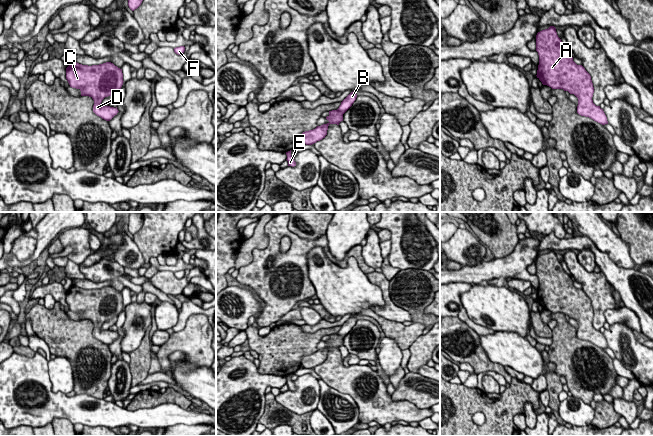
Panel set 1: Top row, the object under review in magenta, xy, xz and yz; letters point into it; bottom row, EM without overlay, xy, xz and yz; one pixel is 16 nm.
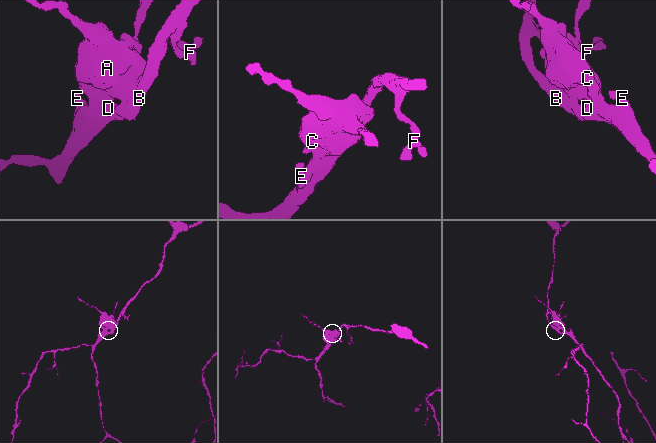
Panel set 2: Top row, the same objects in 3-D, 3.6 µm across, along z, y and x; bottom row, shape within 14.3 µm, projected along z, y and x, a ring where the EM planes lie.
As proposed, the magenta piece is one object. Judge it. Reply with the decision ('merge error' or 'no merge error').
no merge error

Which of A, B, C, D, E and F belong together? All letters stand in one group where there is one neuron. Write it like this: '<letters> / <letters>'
A B C D E F

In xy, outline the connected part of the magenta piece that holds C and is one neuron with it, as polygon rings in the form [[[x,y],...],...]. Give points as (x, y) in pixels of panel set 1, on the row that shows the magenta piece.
[[[72,61],[66,68],[66,79],[70,87],[81,91],[81,96],[94,100],[93,112],[97,116],[110,121],[119,112],[117,107],[101,105],[105,97],[118,93],[124,82],[122,69],[113,63],[88,66]]]

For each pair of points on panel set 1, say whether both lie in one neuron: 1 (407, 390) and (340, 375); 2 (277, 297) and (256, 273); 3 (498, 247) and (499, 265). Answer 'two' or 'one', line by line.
1: two
2: one
3: two

